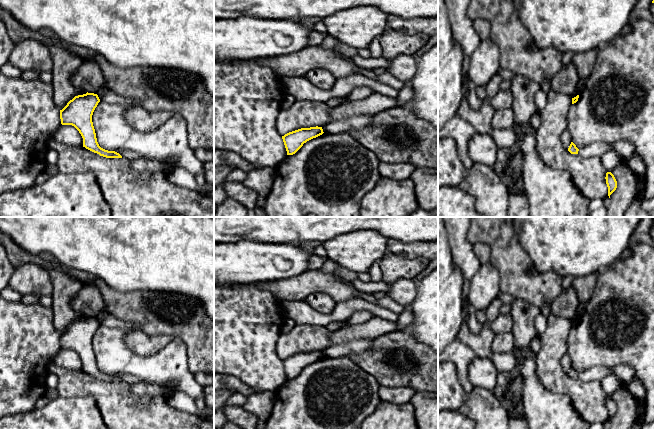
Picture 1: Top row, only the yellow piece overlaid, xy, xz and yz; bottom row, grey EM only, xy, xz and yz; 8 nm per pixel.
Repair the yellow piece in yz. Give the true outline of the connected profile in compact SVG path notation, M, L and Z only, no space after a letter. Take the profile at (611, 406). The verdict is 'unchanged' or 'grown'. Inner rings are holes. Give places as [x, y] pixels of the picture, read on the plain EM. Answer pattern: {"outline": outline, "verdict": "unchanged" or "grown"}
{"outline": "M611 396L606 397L606 408L608 411L608 420L610 422L610 419L616 414L617 412L617 405L614 401L614 399Z", "verdict": "unchanged"}

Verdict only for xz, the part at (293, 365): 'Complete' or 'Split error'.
Complete

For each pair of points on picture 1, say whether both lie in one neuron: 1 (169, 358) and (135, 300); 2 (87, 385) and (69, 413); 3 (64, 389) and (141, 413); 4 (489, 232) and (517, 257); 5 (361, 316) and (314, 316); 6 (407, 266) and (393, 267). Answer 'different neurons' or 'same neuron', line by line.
1: different neurons
2: different neurons
3: same neuron
4: same neuron
5: different neurons
6: same neuron

